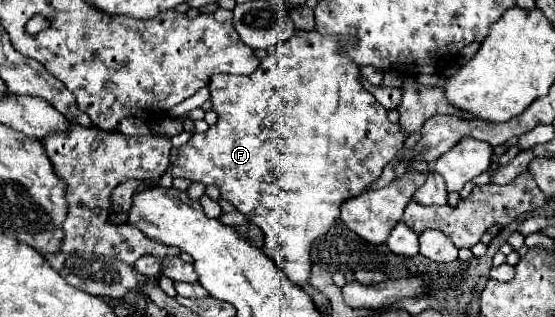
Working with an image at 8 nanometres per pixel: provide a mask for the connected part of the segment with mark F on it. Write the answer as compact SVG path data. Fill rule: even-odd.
M317 31L295 33L291 39L267 49L267 55L261 59L261 65L251 75L247 75L247 77L245 75L243 77L241 75L237 75L237 77L235 75L213 75L213 79L209 81L209 89L211 89L213 111L219 113L219 121L215 125L211 125L207 133L195 133L183 147L179 147L177 161L171 167L171 177L183 177L189 181L199 181L203 185L219 187L221 197L231 201L237 207L237 211L247 217L247 221L255 223L265 233L265 245L263 245L265 253L269 253L271 259L277 263L277 267L287 275L287 279L291 279L291 283L299 285L299 287L307 285L307 279L311 273L311 261L309 261L311 243L319 235L329 231L329 227L339 217L339 207L343 201L361 195L365 189L369 189L369 185L373 181L379 179L383 167L397 155L397 151L403 147L403 141L407 139L407 133L399 125L393 125L387 119L387 109L381 107L377 103L377 99L361 85L359 67L349 63L349 59L345 59L345 55L339 53L341 45L343 45L343 41L333 35L321 35Z

